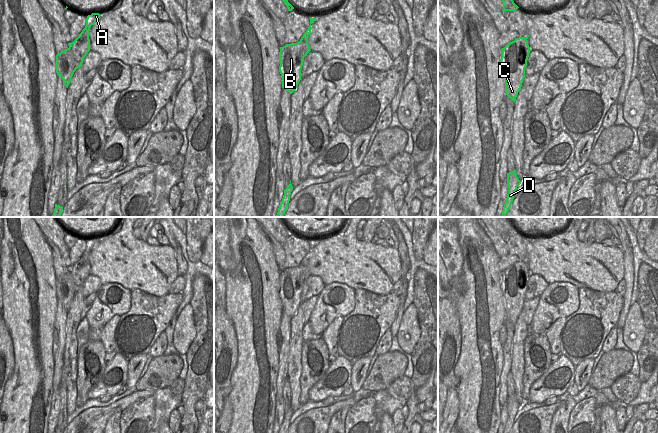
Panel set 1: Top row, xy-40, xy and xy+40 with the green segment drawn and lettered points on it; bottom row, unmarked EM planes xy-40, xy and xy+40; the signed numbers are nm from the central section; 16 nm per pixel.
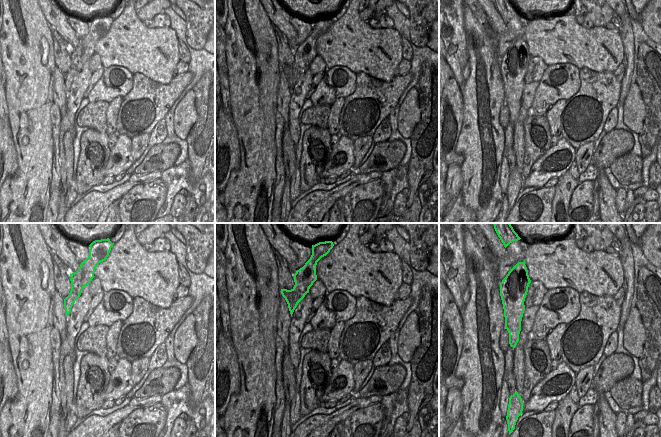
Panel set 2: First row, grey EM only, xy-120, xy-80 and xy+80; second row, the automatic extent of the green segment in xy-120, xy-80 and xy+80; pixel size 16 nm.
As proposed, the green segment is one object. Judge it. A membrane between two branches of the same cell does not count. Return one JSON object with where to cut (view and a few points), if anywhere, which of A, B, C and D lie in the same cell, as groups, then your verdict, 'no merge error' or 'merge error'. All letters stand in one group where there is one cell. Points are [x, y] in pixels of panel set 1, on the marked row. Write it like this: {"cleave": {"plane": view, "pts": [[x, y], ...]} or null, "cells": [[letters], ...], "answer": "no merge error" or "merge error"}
{"cleave": {"plane": "xy", "pts": [[299, 41], [302, 47], [299, 60], [302, 62]]}, "cells": [["A"], ["B", "C", "D"]], "answer": "merge error"}

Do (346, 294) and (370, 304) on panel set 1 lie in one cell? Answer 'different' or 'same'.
different

